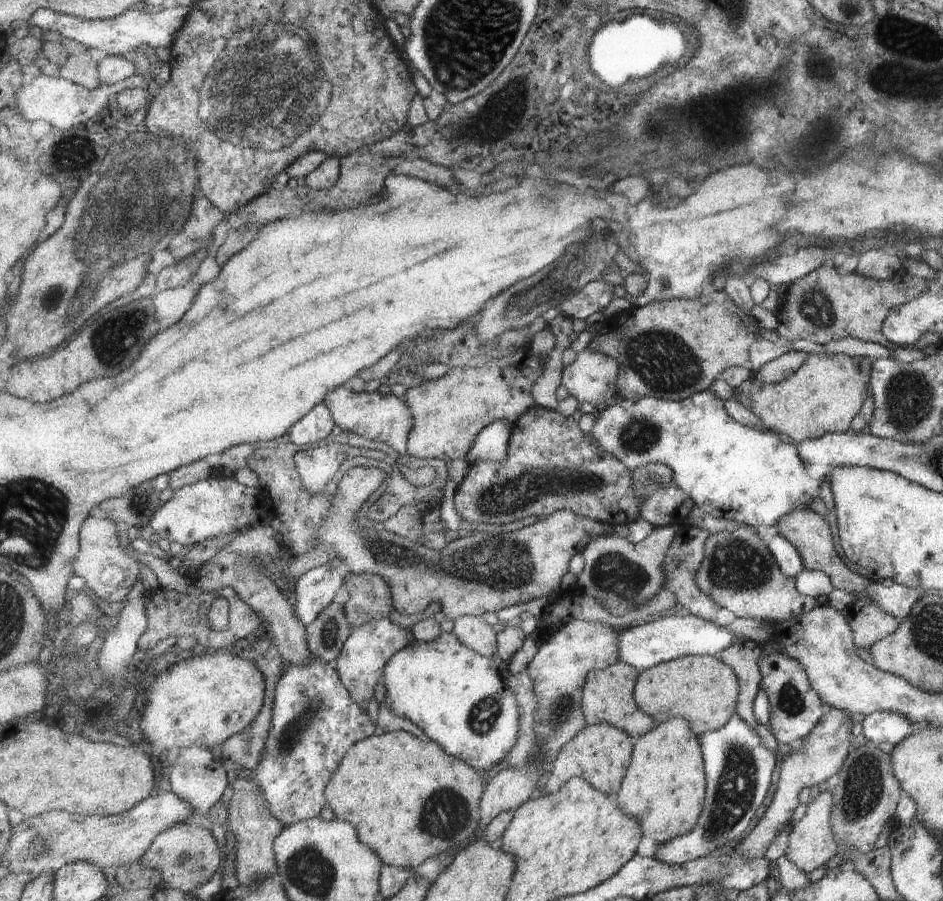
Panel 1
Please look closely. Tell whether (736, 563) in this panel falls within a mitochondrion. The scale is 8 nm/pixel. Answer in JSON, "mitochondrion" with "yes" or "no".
{"mitochondrion":"yes"}

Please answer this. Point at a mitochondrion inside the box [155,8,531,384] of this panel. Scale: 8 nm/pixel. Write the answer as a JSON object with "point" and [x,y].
{"point":[259,93]}

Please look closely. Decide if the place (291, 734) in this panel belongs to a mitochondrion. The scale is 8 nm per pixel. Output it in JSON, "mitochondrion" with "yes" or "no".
{"mitochondrion":"yes"}

